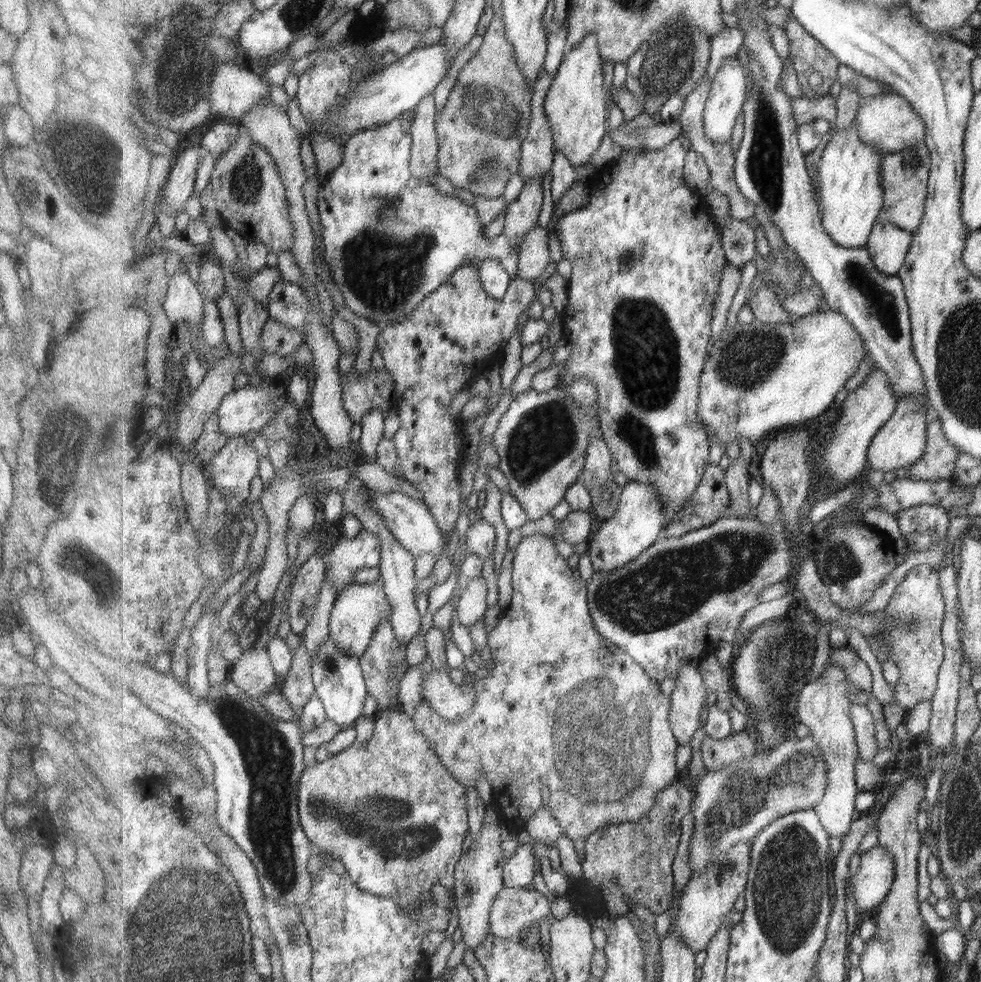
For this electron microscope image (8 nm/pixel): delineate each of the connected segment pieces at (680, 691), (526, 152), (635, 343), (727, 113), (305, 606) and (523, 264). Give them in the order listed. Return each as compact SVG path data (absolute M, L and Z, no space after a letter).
M689 662L689 664L681 666L681 670L675 678L675 692L670 697L671 714L669 714L669 720L671 728L674 729L675 737L681 745L689 744L693 740L695 732L702 728L707 707L710 706L713 699L696 664Z
M543 68L532 91L530 131L522 145L520 164L520 175L525 183L537 178L545 182L545 176L549 170L552 170L554 164L557 150L552 140L551 122L544 107L554 77Z
M681 136L670 146L665 146L661 150L643 149L636 153L633 149L625 150L621 156L613 163L613 168L601 174L599 178L605 184L593 184L591 188L591 202L575 212L565 212L558 219L556 224L557 239L560 241L562 256L573 264L573 274L571 280L567 282L568 303L565 312L570 319L565 320L566 336L573 344L573 353L564 366L560 374L560 383L565 385L574 384L574 381L586 379L596 385L598 394L598 414L600 415L601 430L605 436L605 442L609 444L613 458L620 468L620 472L627 476L630 481L653 486L656 494L663 502L663 510L667 520L671 521L679 510L685 506L685 502L698 492L702 479L709 468L709 433L707 428L698 420L696 416L701 376L704 372L706 358L713 342L713 322L715 318L715 303L719 299L719 289L721 289L721 279L724 268L728 263L725 249L723 248L723 235L721 228L709 226L709 230L699 230L700 222L705 219L697 218L697 208L701 206L701 193L699 196L689 188L683 178L685 170L685 156L693 146L691 142Z
M736 57L729 58L727 62L723 63L711 82L711 94L703 115L707 139L715 145L732 142L733 130L735 130L739 116L744 112L743 107L748 99L745 90L747 90L745 68L741 66L741 62Z
M314 553L295 571L288 601L288 616L291 630L301 635L308 628L313 610L321 596L321 586L325 580L326 562L324 556Z
M538 225L526 234L521 244L521 257L519 257L521 279L532 282L541 279L541 274L551 264L549 240L547 228L541 228Z

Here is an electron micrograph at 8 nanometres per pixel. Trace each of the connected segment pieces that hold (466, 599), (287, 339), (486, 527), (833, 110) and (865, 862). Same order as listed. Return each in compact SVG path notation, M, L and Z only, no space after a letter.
M483 576L473 577L469 585L463 589L457 608L457 617L462 626L473 628L478 622L485 620L489 610L487 604L487 580Z
M270 318L263 326L262 352L266 354L281 354L288 356L304 344L305 338L291 326L280 323L278 320Z
M479 517L465 534L467 553L479 555L481 559L495 556L497 542L496 528L489 521Z
M827 94L823 98L793 98L793 112L799 126L814 120L827 120L834 128L838 115L837 98L833 94Z
M876 845L861 855L860 867L849 885L857 912L874 913L888 898L895 881L895 858L883 846Z

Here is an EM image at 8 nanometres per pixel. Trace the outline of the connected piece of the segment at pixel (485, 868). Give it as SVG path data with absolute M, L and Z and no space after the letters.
M485 824L482 829L481 837L472 842L469 850L464 854L462 860L457 864L455 870L455 887L454 895L456 896L455 904L458 909L459 928L462 931L462 940L466 947L475 954L475 948L479 946L489 934L489 920L491 920L491 905L495 903L498 895L506 888L504 884L504 867L508 859L505 858L503 846L501 846L501 830L498 825Z

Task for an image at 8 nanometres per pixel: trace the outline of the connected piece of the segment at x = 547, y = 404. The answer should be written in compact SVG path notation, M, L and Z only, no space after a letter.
M559 387L547 392L530 389L516 396L509 411L499 422L499 428L494 434L494 445L500 457L499 469L510 483L507 489L519 499L521 506L525 507L525 511L529 513L529 520L534 521L543 518L545 514L549 515L550 510L553 510L561 500L566 500L567 490L582 478L587 449L597 425L596 414L586 414L574 397Z

